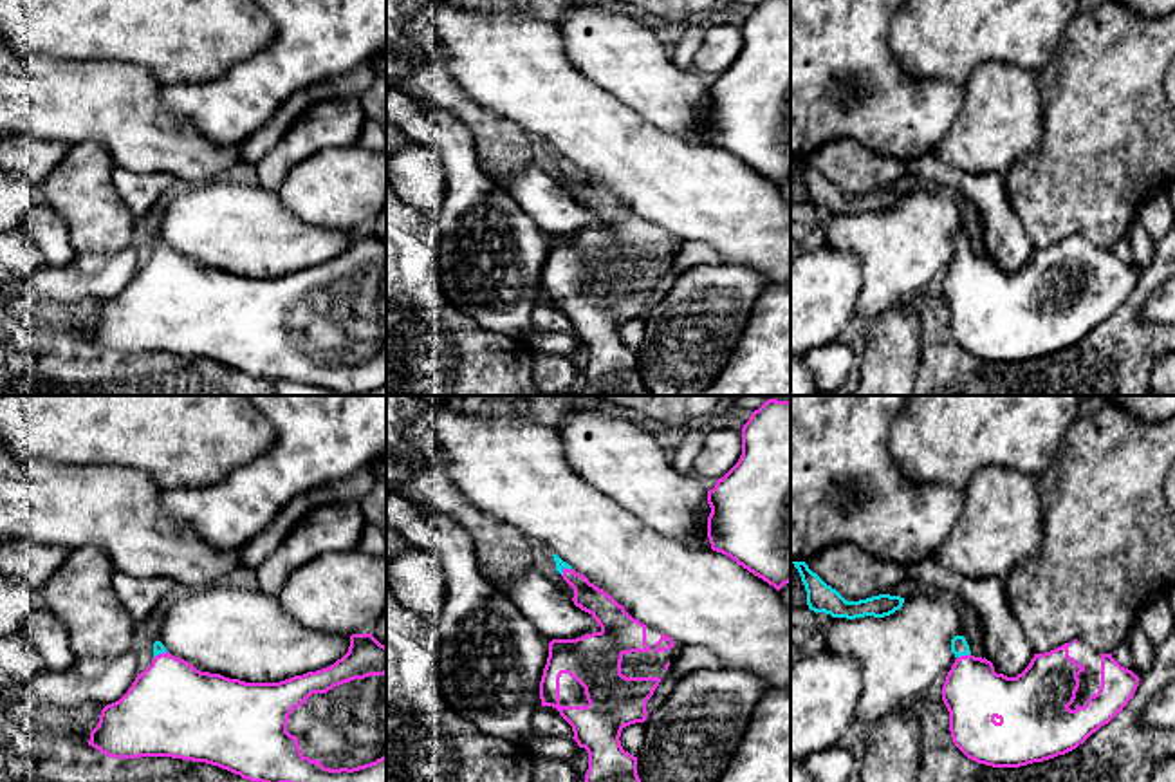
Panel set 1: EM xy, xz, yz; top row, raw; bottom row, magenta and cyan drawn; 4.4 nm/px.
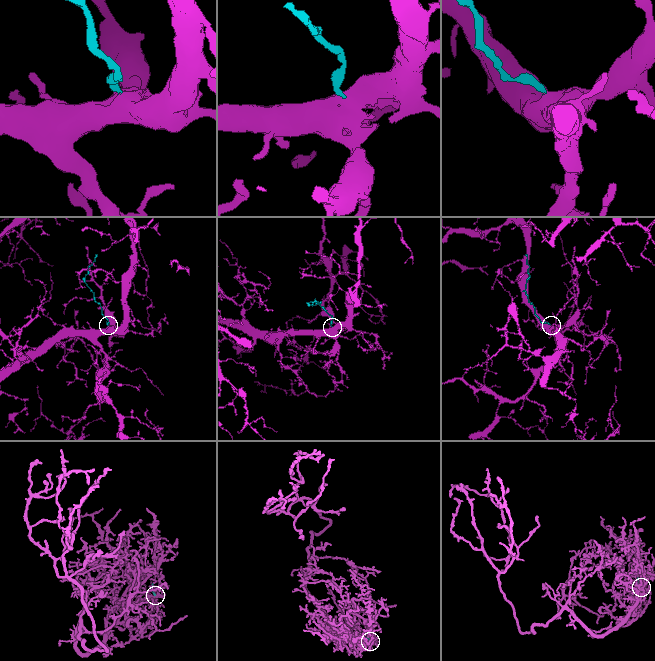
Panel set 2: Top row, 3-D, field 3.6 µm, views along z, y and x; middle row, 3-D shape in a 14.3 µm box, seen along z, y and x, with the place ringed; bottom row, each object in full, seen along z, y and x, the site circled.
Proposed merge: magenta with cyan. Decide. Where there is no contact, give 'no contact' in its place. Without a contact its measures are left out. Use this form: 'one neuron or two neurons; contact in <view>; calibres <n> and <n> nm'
one neuron; contact in yz; calibres 280 and 80 nm

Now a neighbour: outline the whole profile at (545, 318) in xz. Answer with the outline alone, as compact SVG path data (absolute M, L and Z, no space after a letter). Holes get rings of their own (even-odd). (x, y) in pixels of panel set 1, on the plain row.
M540 302L532 311L532 332L574 332L572 321L558 309Z

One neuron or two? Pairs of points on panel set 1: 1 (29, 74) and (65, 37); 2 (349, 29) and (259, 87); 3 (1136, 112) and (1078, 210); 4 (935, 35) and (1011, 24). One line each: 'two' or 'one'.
1: two
2: one
3: one
4: one

